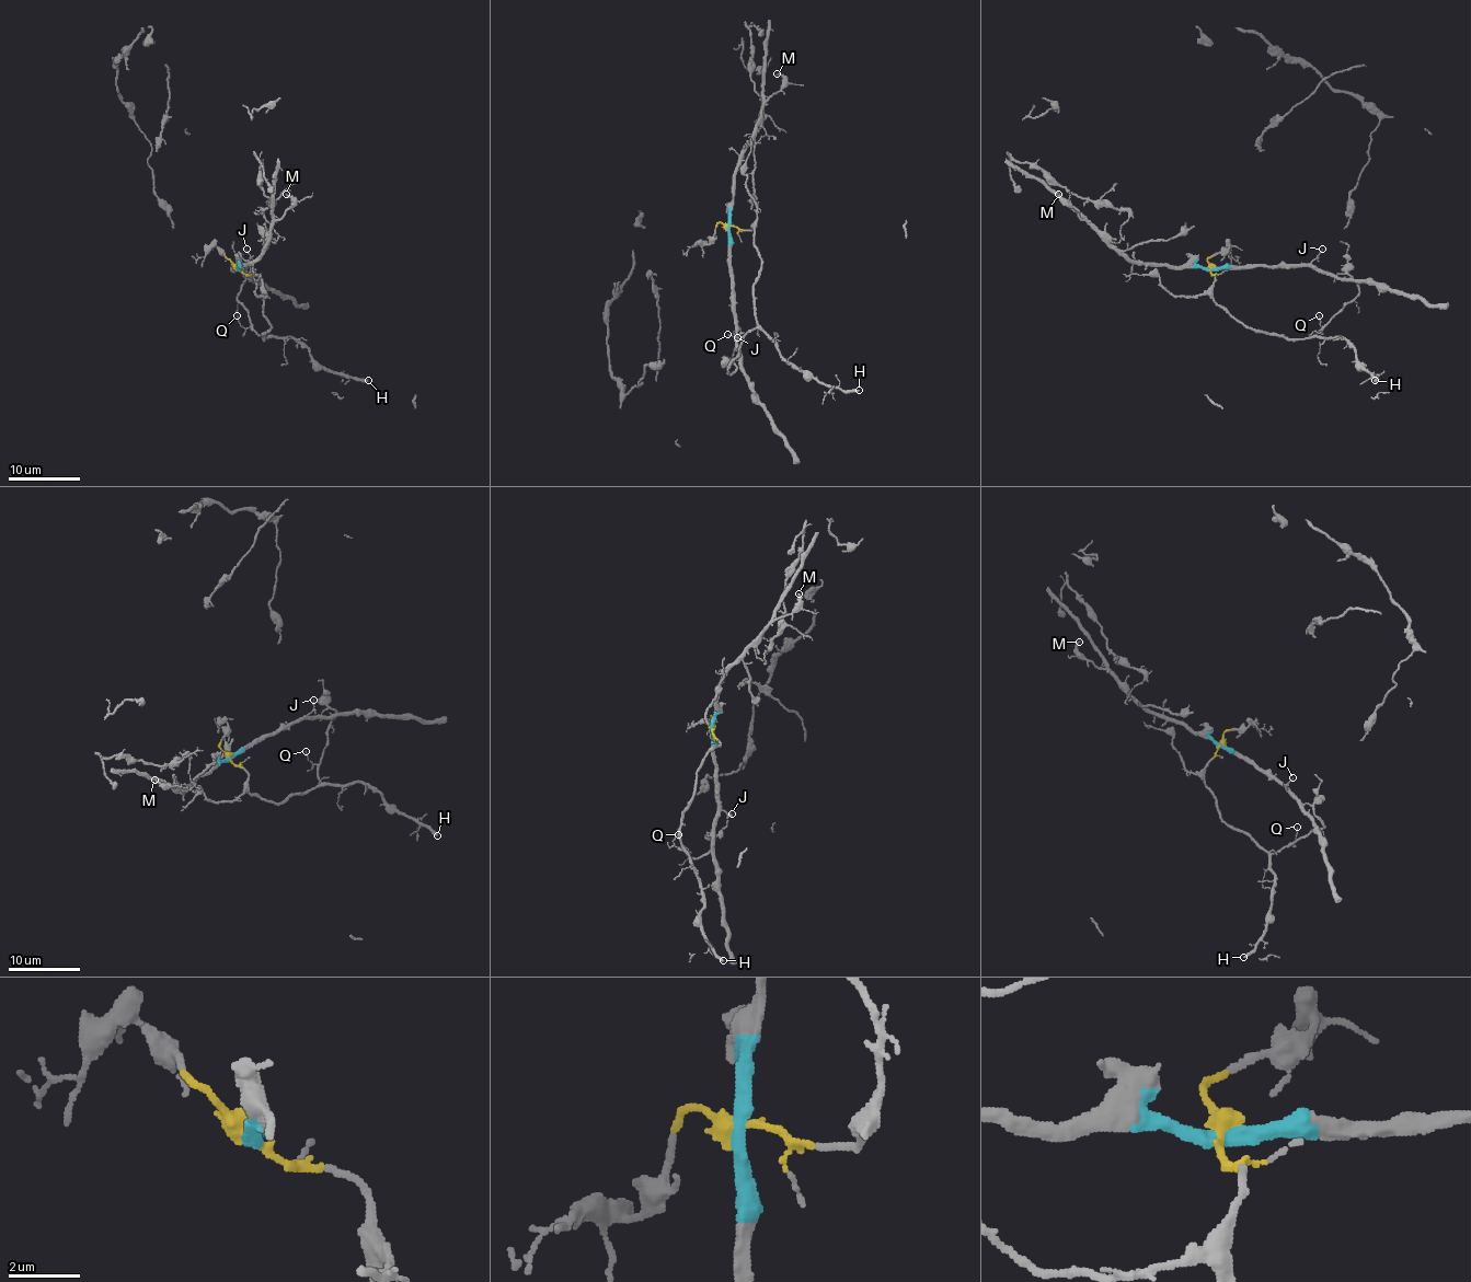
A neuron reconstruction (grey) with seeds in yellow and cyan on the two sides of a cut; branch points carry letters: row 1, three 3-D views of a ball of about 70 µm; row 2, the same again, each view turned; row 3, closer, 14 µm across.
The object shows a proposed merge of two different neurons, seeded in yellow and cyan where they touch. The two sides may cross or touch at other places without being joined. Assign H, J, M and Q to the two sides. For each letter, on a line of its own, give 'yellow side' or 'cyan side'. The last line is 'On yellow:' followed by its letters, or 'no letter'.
H: yellow side
J: cyan side
M: cyan side
Q: yellow side
On yellow: H, Q

